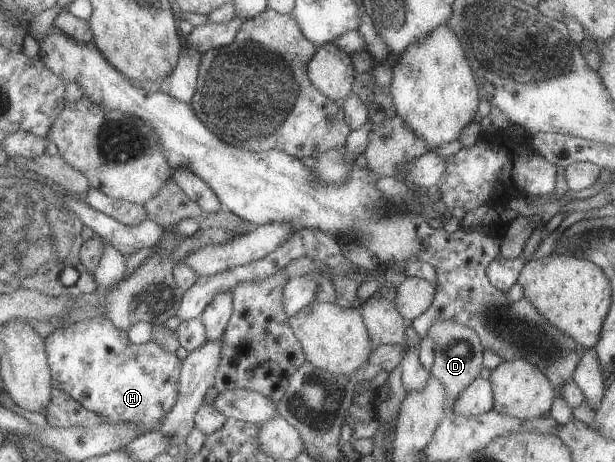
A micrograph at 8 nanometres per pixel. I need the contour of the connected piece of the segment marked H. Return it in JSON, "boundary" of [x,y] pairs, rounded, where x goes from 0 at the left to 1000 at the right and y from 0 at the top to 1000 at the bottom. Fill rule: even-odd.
{"boundary":[[[161,684],[109,699],[73,734],[88,840],[104,844],[141,887],[163,896],[171,918],[226,916],[247,931],[259,911],[270,905],[293,861],[299,779],[265,758],[252,736],[236,745],[216,745],[207,727],[207,716],[190,710],[180,688]]]}

